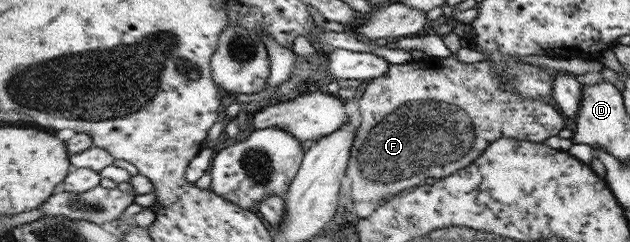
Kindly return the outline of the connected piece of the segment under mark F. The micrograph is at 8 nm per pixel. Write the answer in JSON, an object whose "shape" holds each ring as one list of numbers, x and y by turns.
{"shape":[[452,56,390,65,382,77,370,80,358,100,358,107,362,122,357,127,347,175,352,180,352,201,368,200,375,205,380,198,394,196,406,187,424,184,428,177,438,179,461,171,498,139,510,137,540,143,564,129,564,119,552,105,546,101,542,103,542,97,527,101,514,90,507,90,497,69,488,61,460,63]]}

